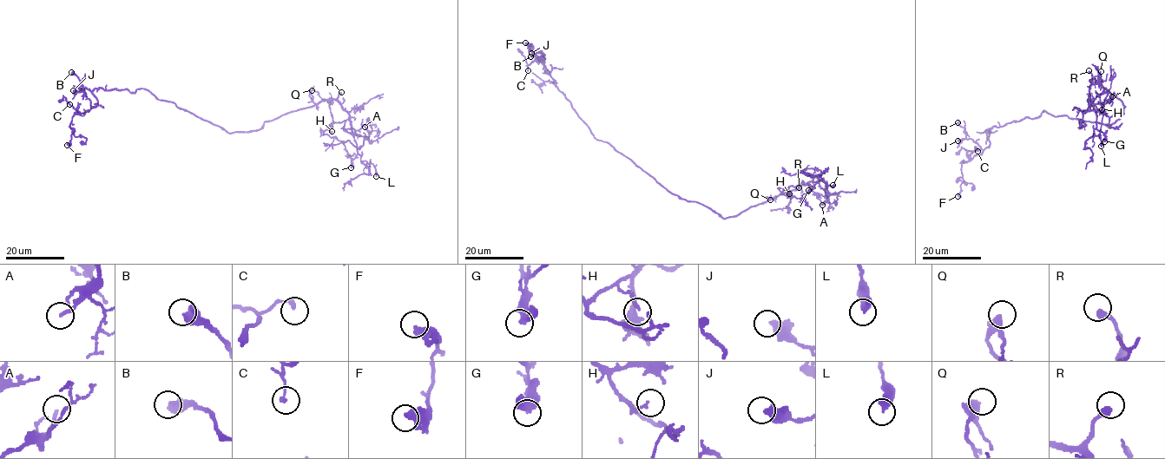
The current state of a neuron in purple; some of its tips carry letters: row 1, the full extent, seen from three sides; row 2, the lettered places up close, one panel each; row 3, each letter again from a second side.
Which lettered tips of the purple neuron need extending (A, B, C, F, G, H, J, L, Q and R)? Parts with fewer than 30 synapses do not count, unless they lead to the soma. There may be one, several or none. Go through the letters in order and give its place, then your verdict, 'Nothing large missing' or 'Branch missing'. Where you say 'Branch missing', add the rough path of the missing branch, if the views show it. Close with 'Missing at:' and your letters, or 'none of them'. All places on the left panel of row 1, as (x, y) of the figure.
A: Place: (365, 127). Nothing large missing
B: Place: (71, 72). Nothing large missing
C: Place: (69, 104). Nothing large missing
F: Place: (67, 145). Nothing large missing
G: Place: (351, 167). Nothing large missing
H: Place: (332, 131). Nothing large missing
J: Place: (73, 90). Nothing large missing
L: Place: (376, 176). Nothing large missing
Q: Place: (312, 90). Nothing large missing
R: Place: (341, 92). Branch missing. Course of what is missing: (341, 92), (360, 78), (382, 70), (409, 51), (415, 58), (416, 73), (443, 79)
Missing at: R

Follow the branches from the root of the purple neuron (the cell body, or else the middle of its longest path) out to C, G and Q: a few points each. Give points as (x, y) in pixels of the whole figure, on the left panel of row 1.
C: (213, 124), (144, 88), (132, 93), (95, 88), (92, 94), (97, 105), (82, 113), (69, 104)
G: (213, 124), (228, 133), (258, 130), (265, 121), (286, 113), (335, 99), (349, 116), (357, 145), (351, 167)
Q: (213, 124), (228, 133), (258, 130), (265, 121), (313, 106), (309, 95), (312, 90)

